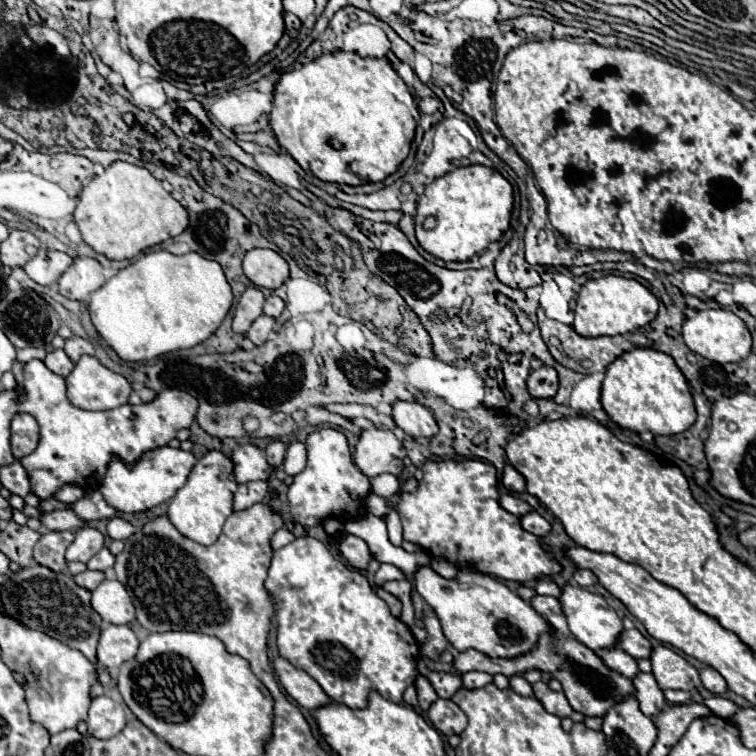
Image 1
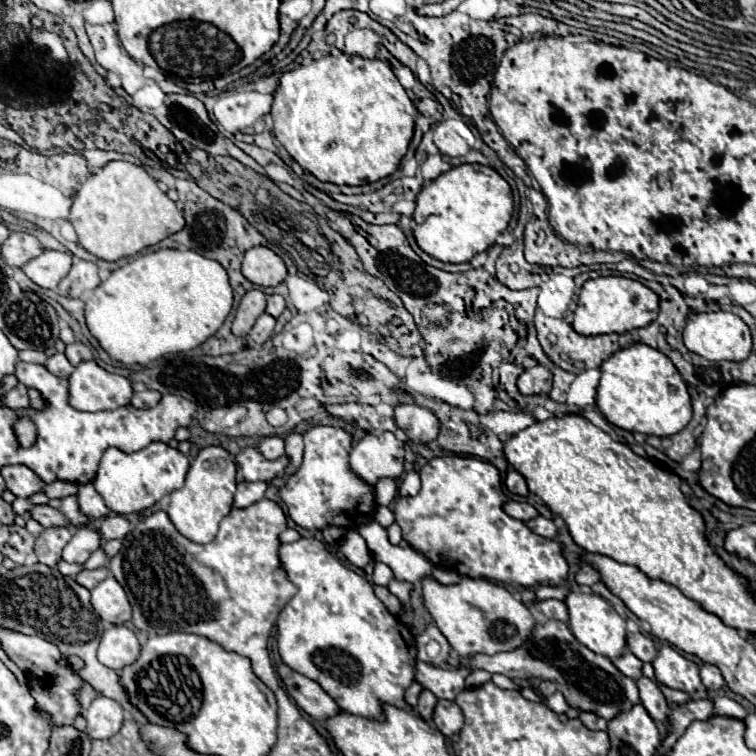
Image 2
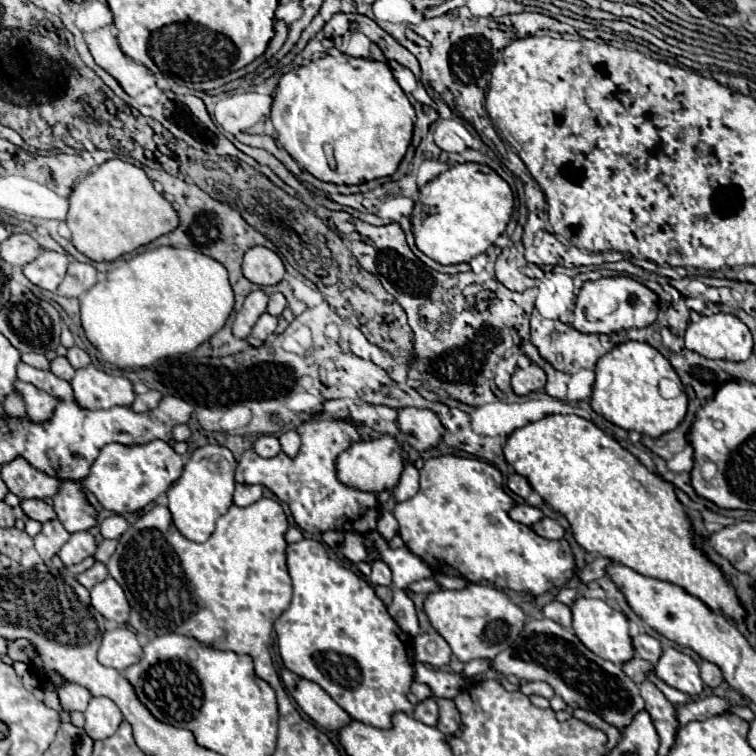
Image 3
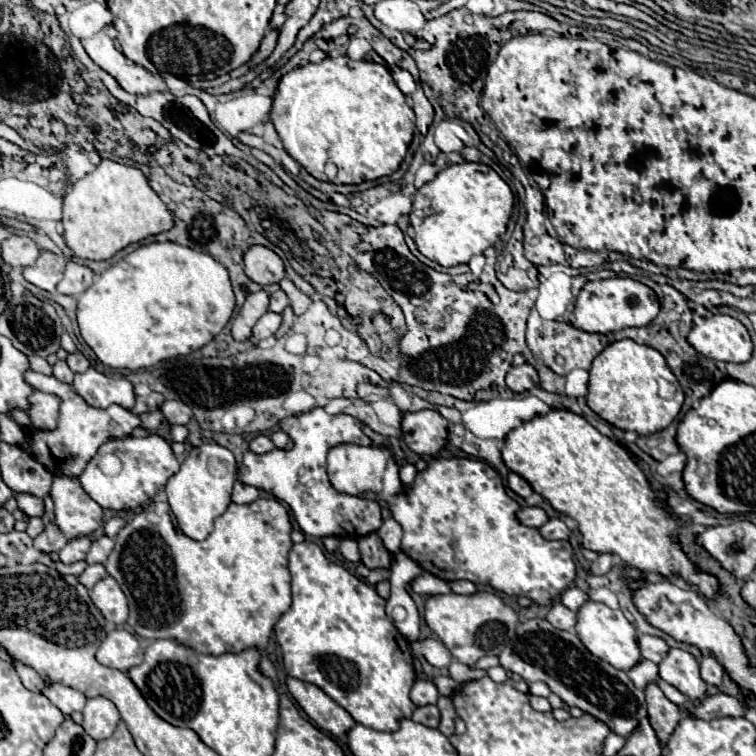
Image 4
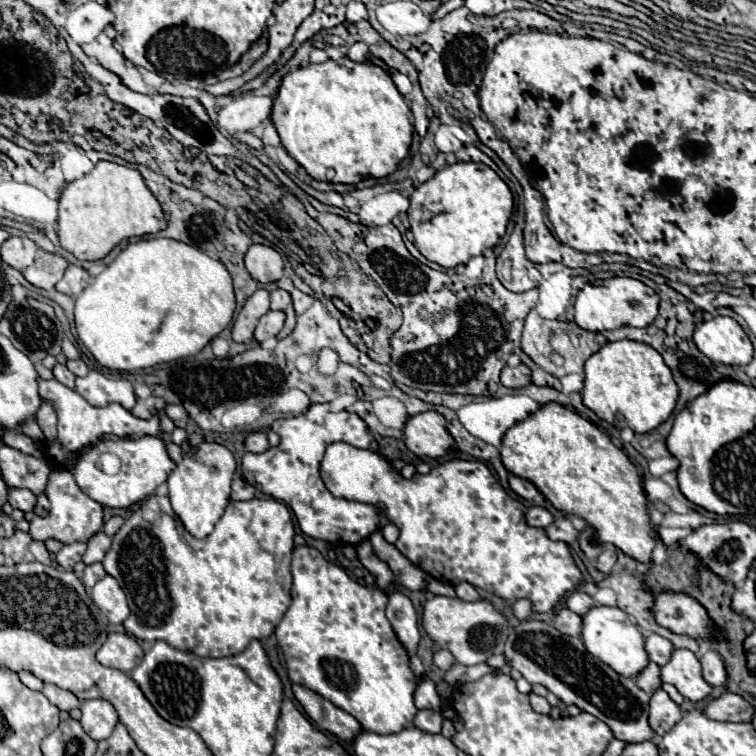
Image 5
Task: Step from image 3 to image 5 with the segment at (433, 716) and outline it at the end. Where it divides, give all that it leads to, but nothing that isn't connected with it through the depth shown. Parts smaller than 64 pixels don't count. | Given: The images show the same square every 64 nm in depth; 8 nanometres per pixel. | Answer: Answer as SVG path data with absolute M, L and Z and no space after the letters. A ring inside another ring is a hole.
M418 710L414 716L414 726L418 726L424 732L436 734L442 728L442 714L436 710Z

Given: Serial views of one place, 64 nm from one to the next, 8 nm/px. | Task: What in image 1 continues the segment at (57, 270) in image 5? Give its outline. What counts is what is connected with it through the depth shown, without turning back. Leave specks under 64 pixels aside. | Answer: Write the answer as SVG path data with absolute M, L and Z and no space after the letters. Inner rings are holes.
M42 250L38 256L34 256L24 266L24 270L34 282L48 286L48 284L54 284L66 272L70 264L72 264L72 258L68 254L54 252L54 250Z

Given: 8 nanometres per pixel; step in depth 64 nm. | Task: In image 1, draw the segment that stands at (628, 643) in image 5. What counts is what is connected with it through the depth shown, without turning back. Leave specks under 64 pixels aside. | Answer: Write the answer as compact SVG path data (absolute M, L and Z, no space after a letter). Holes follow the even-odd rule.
M566 584L566 586L562 586L562 592L560 592L560 598L558 600L560 600L562 612L564 612L566 620L568 620L570 632L582 644L586 644L590 650L600 650L600 648L608 648L608 646L614 646L616 644L618 634L622 632L622 620L608 606L608 602L604 600L604 596L594 594L594 592L586 590L586 588L580 588L580 586Z

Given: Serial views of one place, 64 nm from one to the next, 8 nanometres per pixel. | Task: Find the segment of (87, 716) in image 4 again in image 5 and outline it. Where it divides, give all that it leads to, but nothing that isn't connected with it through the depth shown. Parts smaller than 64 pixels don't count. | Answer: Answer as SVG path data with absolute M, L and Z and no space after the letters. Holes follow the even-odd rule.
M86 700L80 710L80 724L84 732L94 740L108 738L112 734L112 728L118 724L118 712L108 700Z

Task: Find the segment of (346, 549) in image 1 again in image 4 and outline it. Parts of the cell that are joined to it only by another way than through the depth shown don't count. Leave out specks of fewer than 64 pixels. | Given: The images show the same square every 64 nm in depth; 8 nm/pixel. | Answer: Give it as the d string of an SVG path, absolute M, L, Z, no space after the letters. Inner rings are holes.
M342 538L342 544L340 544L340 552L346 560L350 562L360 562L360 548L358 548L358 542L354 538Z

